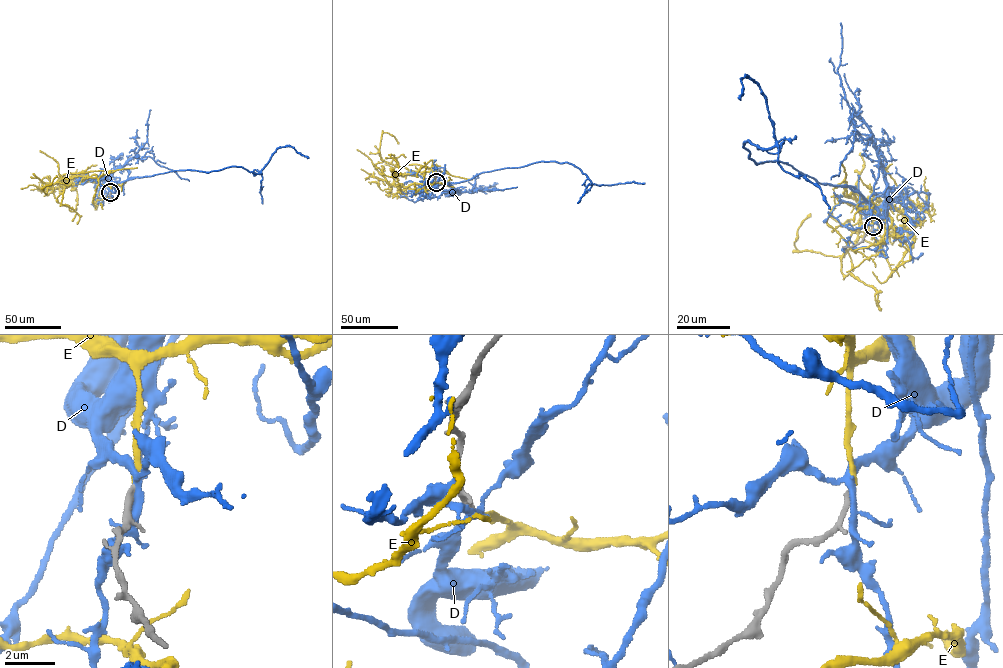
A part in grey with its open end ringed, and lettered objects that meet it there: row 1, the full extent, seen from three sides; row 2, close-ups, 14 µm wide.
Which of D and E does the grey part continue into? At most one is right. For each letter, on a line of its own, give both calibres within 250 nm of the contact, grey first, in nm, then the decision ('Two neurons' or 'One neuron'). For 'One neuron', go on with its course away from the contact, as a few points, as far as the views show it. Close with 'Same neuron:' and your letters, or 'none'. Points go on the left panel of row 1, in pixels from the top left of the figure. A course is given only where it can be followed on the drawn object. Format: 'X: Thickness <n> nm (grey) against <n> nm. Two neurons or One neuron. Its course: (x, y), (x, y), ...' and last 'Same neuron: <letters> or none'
D: Thickness 260 nm (grey) against 240 nm. Two neurons
E: Thickness 240 nm (grey) against 190 nm. One neuron. Its course: (110, 192), (107, 185), (61, 178), (101, 170), (107, 173), (58, 181), (45, 194), (42, 189), (56, 175)
Same neuron: E

